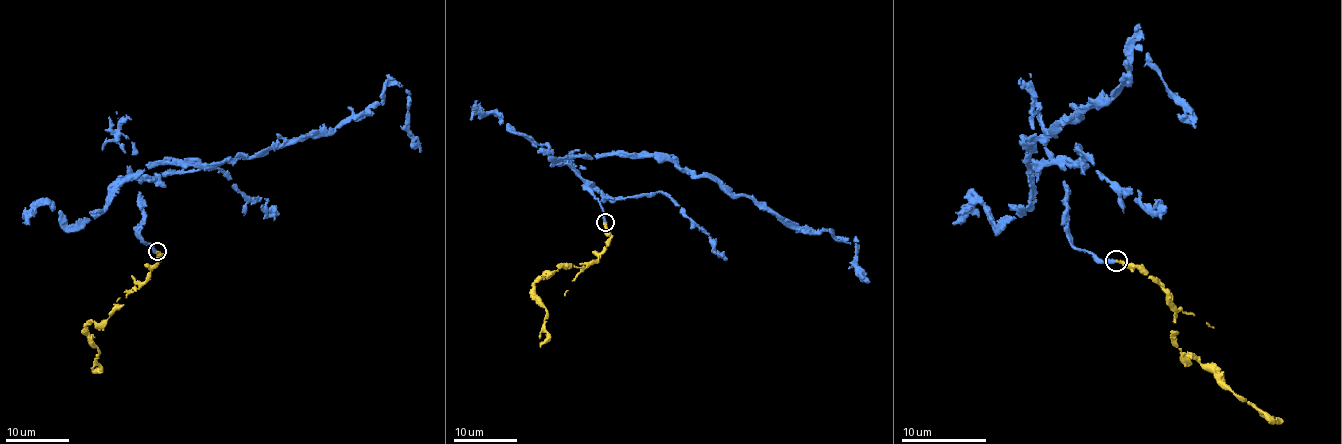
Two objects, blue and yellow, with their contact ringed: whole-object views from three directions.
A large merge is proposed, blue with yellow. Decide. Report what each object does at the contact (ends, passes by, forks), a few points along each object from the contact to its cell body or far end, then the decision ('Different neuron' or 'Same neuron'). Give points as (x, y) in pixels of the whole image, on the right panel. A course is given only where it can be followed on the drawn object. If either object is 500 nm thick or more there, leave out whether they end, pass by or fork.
At the ring blue ends. At the ring yellow ends. Course of blue: (1116, 261), (1070, 240), (1063, 170), (1031, 163), (1025, 144), (1104, 104), (1140, 38), (1195, 127). Course of yellow: (1116, 261), (1142, 270), (1176, 310), (1174, 331), (1180, 357), (1195, 357), (1236, 393), (1282, 423). Same neuron

